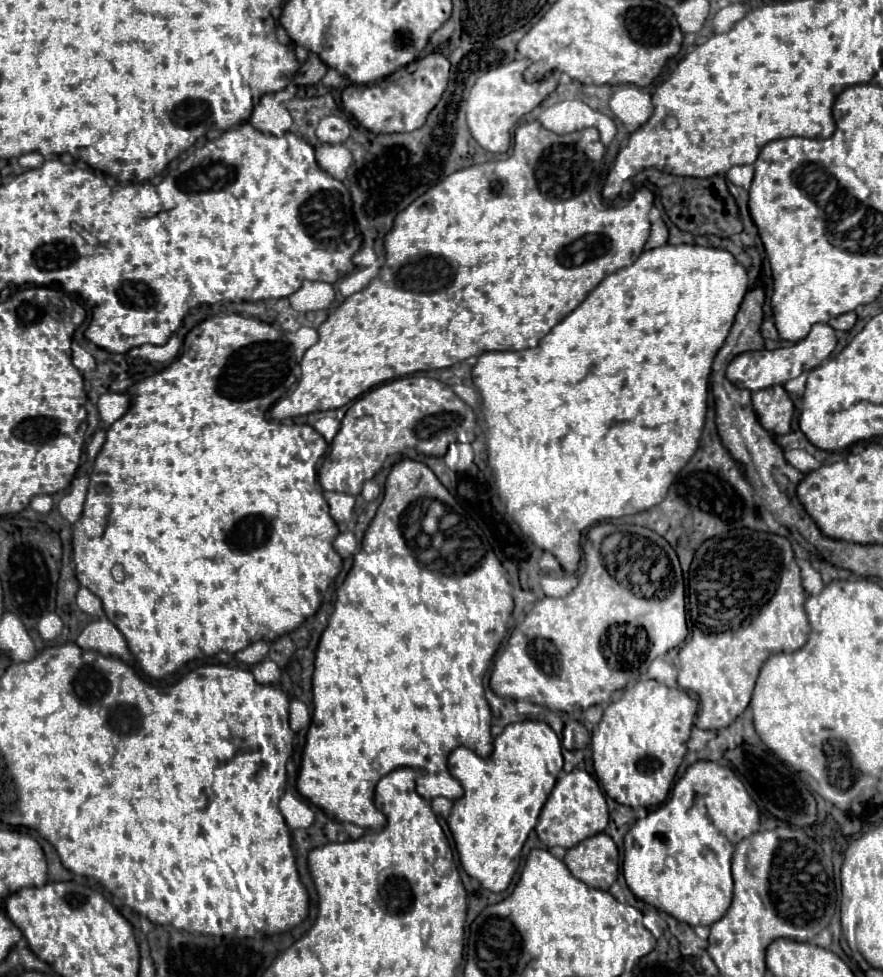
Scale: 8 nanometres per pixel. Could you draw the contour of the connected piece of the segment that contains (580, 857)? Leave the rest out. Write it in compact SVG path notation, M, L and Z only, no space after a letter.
M595 834L569 848L563 862L571 874L587 886L609 890L617 880L619 850L607 834Z

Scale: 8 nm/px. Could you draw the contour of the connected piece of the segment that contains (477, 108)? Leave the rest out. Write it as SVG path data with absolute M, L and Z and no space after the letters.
M527 58L513 60L509 64L501 64L489 72L485 72L473 86L469 98L467 98L467 126L471 136L477 140L477 144L487 152L507 152L511 144L511 130L517 124L517 120L537 108L543 98L547 98L559 84L561 72L553 72L549 78L543 78L539 82L525 82L523 72L527 68Z

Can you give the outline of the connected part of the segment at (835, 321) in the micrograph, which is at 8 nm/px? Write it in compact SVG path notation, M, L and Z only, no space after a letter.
M847 312L847 314L841 314L837 318L831 318L829 326L835 328L835 330L851 330L855 320L857 320L857 314L855 312Z

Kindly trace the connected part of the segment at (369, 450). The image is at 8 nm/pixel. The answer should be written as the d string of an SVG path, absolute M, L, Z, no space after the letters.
M414 374L385 382L357 398L341 420L341 430L331 442L331 452L319 470L324 491L357 496L365 480L371 480L391 454L419 448L427 456L445 456L453 442L475 439L474 411L451 390L451 386L426 374Z

